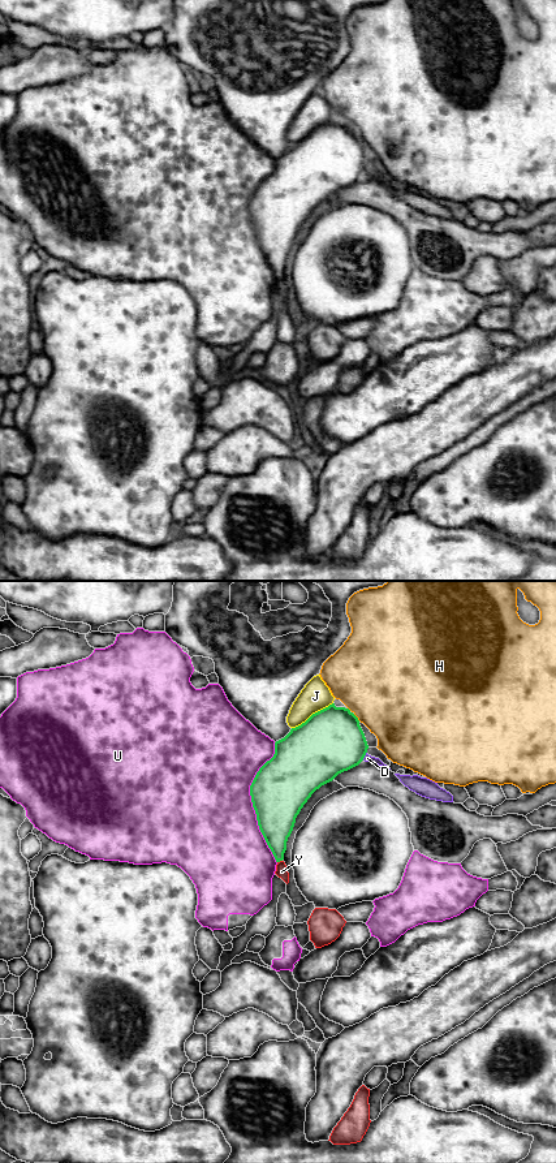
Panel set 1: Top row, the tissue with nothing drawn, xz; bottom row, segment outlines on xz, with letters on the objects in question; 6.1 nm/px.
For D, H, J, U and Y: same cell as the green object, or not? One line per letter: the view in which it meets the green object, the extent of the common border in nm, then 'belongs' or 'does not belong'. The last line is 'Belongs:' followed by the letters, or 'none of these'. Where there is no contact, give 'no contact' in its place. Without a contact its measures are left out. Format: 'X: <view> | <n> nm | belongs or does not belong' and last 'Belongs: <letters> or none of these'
D: xz | 60 nm | does not belong
H: xz | 120 nm | does not belong
J: xz | 300 nm | does not belong
U: xz | 750 nm | does not belong
Y: xz | 40 nm | does not belong
Belongs: none of these

